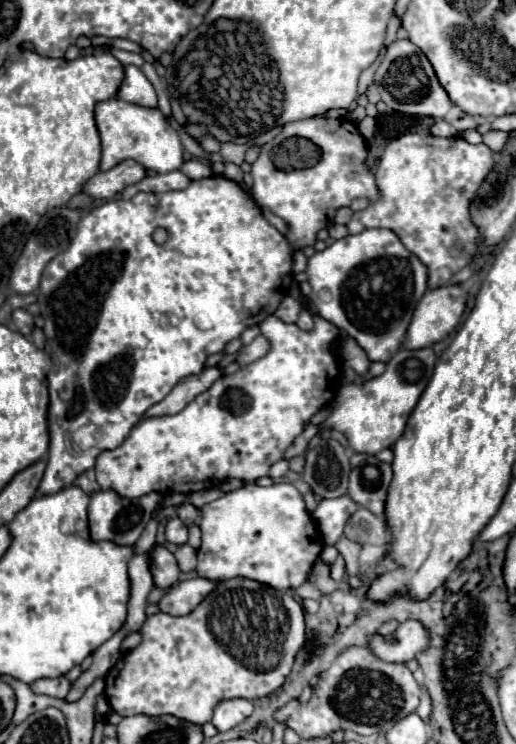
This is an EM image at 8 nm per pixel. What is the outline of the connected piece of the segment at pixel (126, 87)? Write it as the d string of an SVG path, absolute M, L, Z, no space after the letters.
M126 65L126 77L118 91L118 97L140 107L158 107L158 99L152 83L136 65Z

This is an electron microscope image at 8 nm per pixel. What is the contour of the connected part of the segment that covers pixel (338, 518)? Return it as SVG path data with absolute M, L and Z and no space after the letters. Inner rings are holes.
M348 495L336 499L323 499L318 503L312 517L322 534L324 545L336 545L336 541L343 535L346 521L356 509L358 505Z

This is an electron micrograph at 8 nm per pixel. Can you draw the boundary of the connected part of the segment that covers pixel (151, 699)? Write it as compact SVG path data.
M234 577L218 581L214 591L184 617L172 617L166 613L150 615L144 621L140 635L142 643L134 651L124 653L104 677L108 705L122 717L156 717L170 713L178 719L204 725L212 719L214 707L226 699L262 699L282 687L304 643L304 609L286 591L282 603L282 591L252 579Z

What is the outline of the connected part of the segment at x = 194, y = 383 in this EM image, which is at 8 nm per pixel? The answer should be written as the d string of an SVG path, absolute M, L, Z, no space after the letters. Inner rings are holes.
M208 367L198 375L190 375L184 377L160 403L152 405L142 419L146 417L164 417L164 415L174 415L178 411L182 411L196 395L200 395L202 391L206 391L218 377L222 375L220 369L216 367Z

